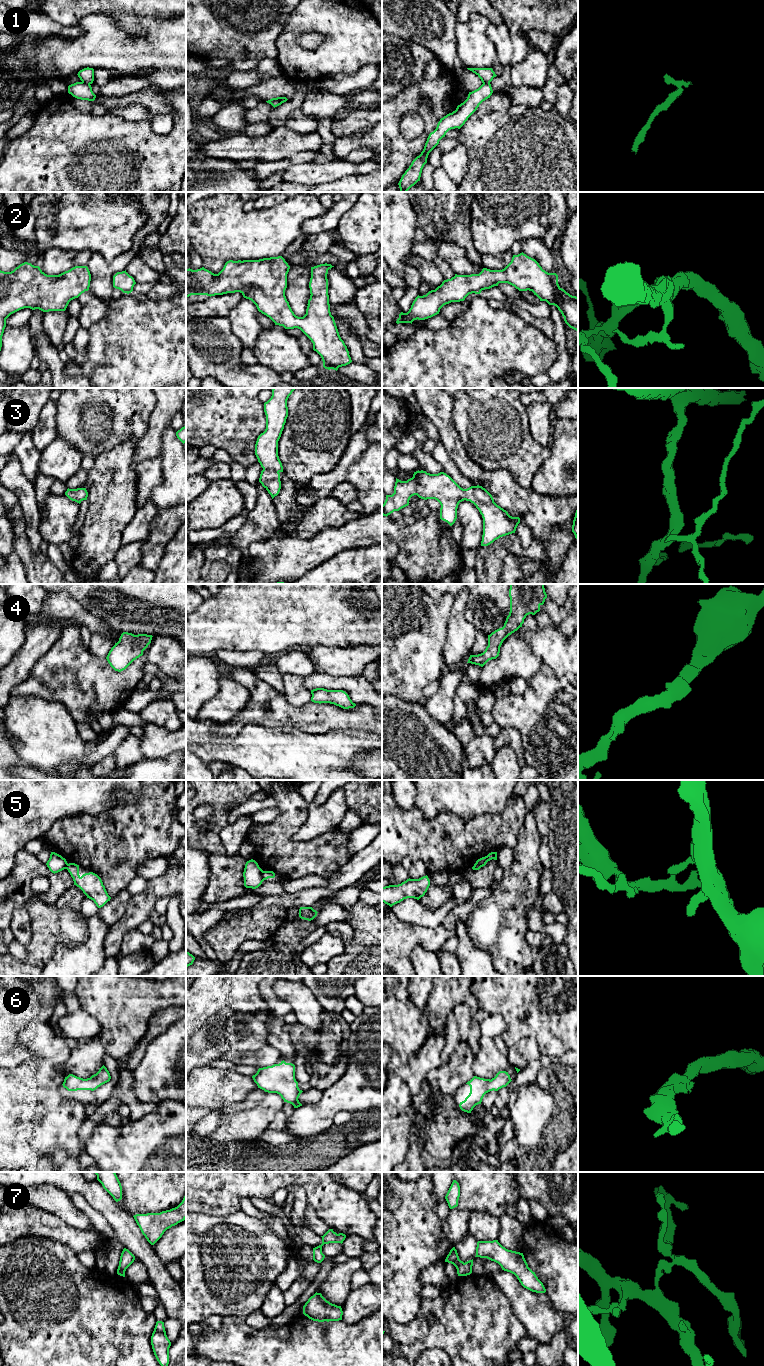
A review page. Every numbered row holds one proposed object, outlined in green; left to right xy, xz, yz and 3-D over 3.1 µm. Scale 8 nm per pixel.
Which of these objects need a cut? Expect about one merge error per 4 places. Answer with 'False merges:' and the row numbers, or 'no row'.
False merges: 1, 5

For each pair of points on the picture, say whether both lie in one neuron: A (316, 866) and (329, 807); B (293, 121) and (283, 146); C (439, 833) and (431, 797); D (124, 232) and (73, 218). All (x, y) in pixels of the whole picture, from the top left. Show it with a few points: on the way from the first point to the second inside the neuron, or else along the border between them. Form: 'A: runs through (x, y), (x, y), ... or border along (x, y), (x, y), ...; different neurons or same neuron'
A: border along (336, 828), (311, 840), (301, 842); different neurons
B: border along (284, 126), (297, 132), (313, 132); different neurons
C: border along (415, 805), (427, 819), (444, 812), (459, 816); different neurons
D: runs through (111, 219), (86, 218); same neuron

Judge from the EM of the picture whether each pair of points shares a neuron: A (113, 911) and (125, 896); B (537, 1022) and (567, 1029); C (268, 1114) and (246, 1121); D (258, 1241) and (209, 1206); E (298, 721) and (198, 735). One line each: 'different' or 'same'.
A: same
B: same
C: same
D: different
E: different

